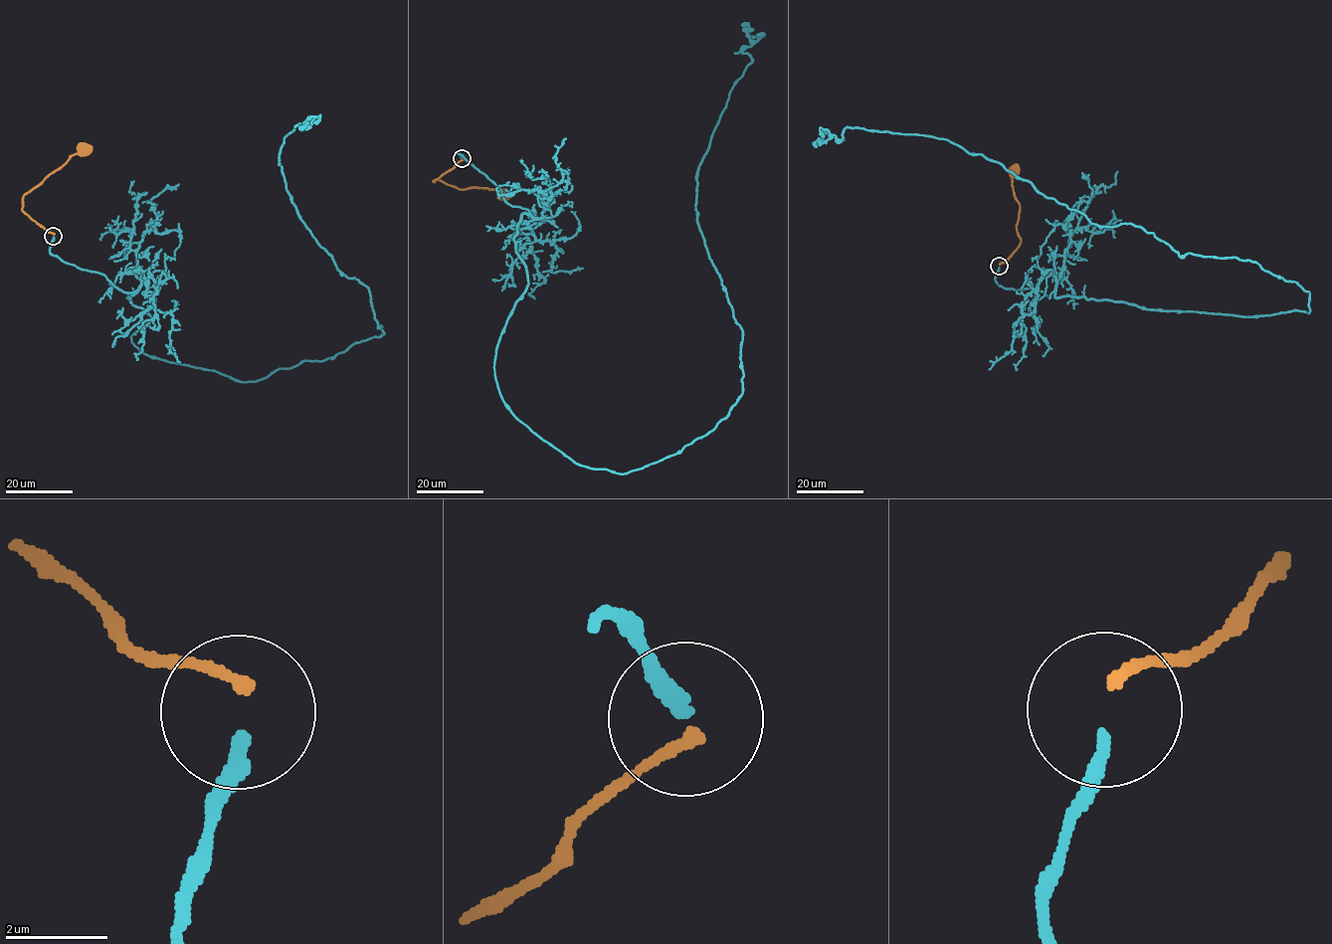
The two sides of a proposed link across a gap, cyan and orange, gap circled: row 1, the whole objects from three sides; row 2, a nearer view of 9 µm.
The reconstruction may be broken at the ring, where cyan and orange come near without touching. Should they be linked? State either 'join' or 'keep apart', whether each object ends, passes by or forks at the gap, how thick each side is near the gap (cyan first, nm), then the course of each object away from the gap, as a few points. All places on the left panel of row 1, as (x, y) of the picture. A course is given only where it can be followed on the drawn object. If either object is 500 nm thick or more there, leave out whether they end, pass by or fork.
join; cyan ends there; orange ends there; 280 nm thick on the cyan side, 240 nm on the other; cyan runs (54, 237), (138, 289), (145, 354), (243, 381), (334, 356), (384, 333), (286, 190), (298, 129); orange runs (54, 234), (23, 211), (22, 199), (83, 147)

